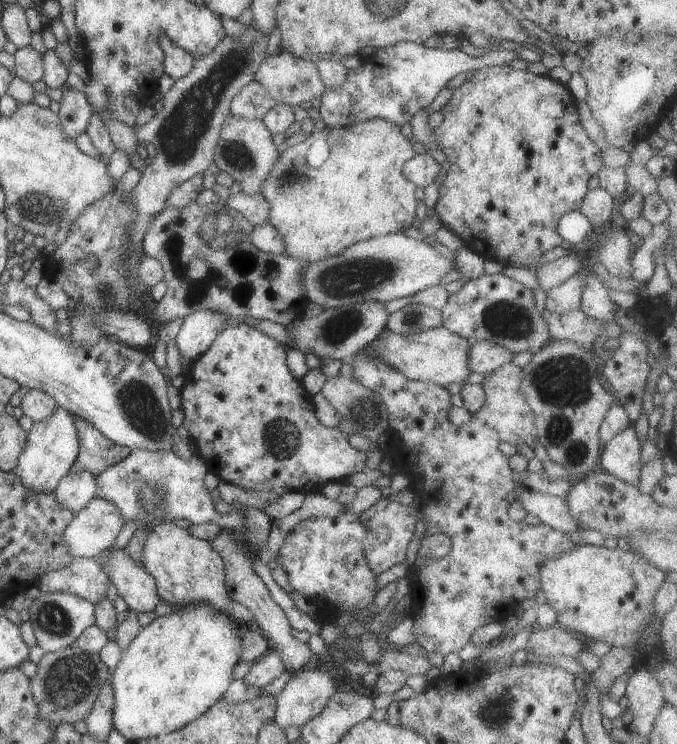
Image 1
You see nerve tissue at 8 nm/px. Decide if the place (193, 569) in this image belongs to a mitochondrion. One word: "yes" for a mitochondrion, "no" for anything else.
no

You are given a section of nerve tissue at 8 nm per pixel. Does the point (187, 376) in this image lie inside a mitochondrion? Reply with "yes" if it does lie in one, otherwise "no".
no

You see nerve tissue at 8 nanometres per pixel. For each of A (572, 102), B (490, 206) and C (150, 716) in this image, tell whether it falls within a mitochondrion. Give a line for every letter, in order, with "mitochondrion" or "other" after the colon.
A: other
B: other
C: other

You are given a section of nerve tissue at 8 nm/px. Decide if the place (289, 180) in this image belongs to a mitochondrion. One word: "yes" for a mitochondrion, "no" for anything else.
yes

